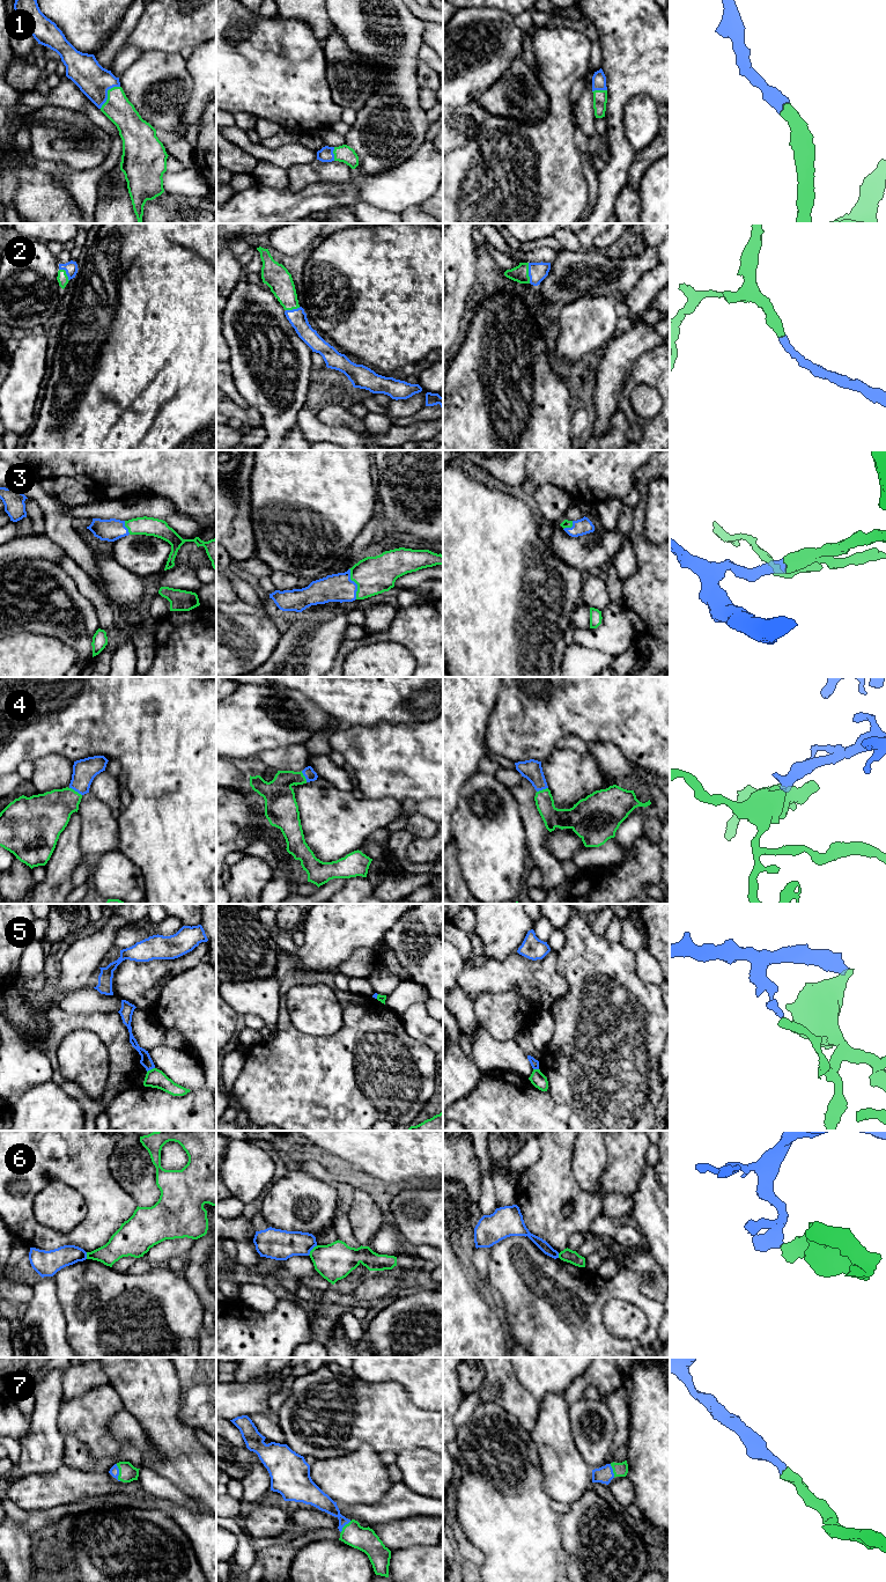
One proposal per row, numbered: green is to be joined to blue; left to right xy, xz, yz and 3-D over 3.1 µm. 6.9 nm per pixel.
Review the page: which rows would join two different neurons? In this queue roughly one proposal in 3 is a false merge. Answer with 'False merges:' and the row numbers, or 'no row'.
False merges: 5, 6

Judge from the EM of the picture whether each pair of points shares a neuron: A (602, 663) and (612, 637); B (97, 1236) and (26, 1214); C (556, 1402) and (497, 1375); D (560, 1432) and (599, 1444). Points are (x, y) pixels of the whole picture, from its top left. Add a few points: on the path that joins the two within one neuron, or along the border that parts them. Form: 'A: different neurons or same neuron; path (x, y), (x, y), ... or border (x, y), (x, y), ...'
A: different neurons; border (580, 646), (605, 650), (614, 656)
B: same neuron; path (79, 1236), (73, 1238), (46, 1238), (41, 1233)
C: different neurons; border (539, 1402), (537, 1422), (532, 1428)
D: different neurons; border (569, 1410), (570, 1433), (584, 1462)

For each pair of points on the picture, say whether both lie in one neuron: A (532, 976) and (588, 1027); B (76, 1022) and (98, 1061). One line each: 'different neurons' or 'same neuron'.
A: different neurons
B: different neurons

